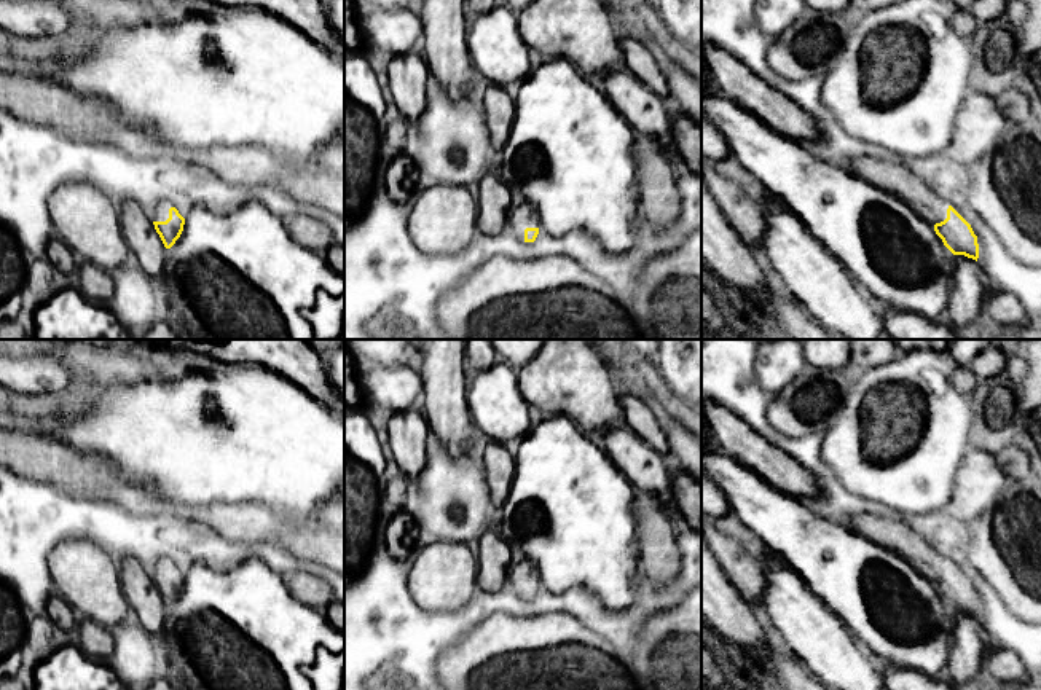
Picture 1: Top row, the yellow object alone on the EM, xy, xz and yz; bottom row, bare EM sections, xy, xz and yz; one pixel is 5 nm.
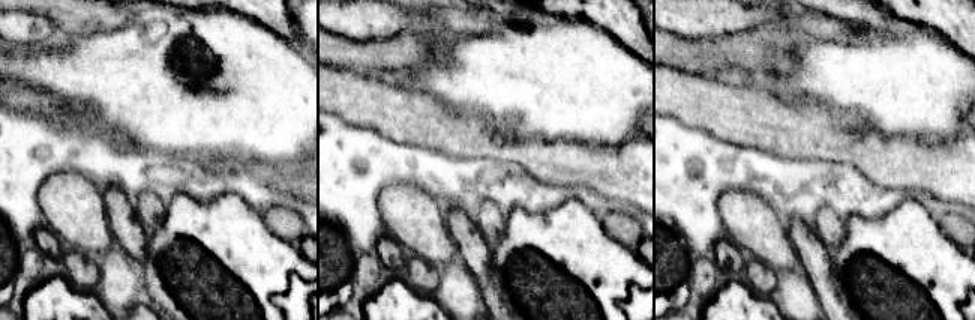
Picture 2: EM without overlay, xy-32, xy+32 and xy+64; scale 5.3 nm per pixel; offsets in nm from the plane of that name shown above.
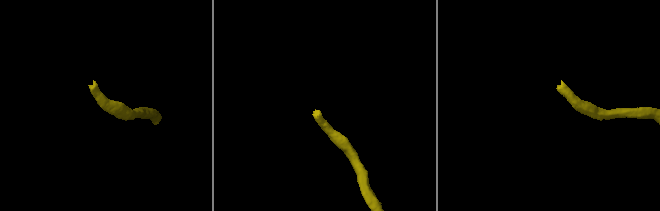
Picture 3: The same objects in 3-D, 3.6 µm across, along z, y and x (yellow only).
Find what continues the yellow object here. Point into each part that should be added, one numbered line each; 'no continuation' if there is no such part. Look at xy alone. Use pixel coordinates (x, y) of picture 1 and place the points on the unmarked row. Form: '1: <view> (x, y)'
1: xy (161, 571)

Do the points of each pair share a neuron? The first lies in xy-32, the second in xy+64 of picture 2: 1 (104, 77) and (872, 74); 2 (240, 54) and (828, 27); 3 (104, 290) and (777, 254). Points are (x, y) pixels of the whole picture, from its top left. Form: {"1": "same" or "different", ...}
{"1": "same", "2": "different", "3": "different"}

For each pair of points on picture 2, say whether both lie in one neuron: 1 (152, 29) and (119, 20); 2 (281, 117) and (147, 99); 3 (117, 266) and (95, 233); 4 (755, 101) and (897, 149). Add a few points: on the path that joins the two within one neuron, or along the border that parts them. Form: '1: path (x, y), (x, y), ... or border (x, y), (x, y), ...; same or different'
1: border (134, 15), (120, 27), (93, 32); different
2: path (248, 99), (180, 99); same
3: border (114, 241), (104, 251), (92, 256); different
4: path (791, 129), (839, 135), (861, 147); same

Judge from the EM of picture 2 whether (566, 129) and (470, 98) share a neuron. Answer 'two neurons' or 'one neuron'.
one neuron

